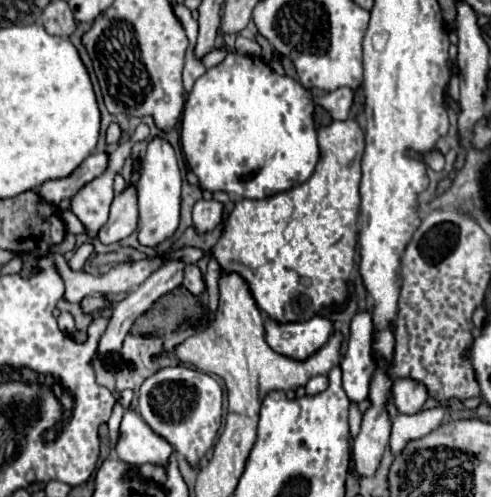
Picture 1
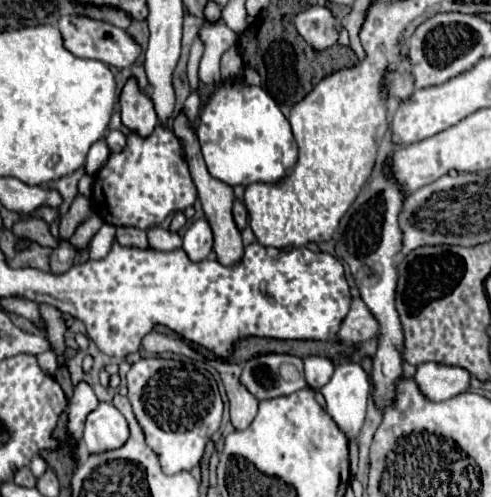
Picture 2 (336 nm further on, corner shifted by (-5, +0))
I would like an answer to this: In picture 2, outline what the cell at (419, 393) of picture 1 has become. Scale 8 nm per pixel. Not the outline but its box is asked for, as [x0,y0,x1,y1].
[415,362,471,400]

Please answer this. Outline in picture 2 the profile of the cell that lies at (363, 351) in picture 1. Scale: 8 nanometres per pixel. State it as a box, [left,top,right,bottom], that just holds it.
[321,362,369,442]

